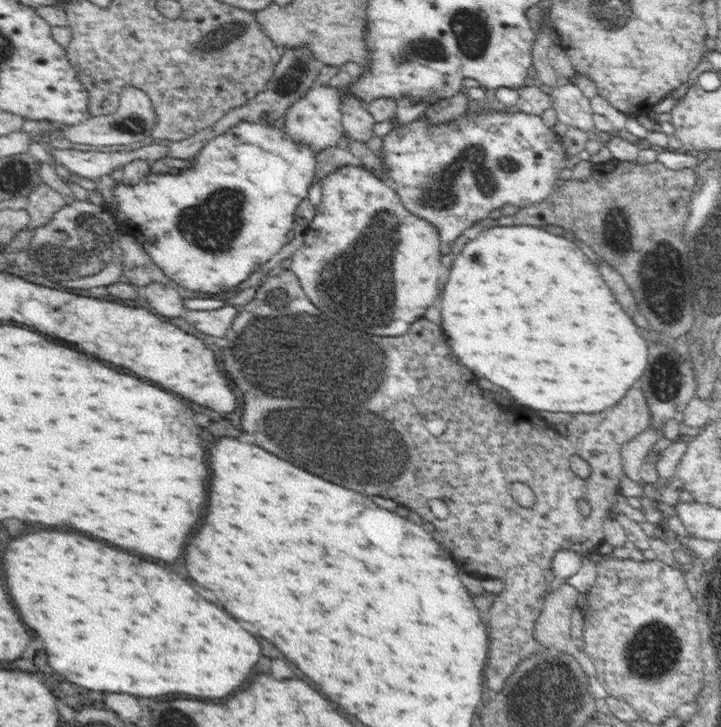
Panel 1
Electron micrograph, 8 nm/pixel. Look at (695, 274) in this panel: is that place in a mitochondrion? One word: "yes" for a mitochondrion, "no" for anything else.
yes

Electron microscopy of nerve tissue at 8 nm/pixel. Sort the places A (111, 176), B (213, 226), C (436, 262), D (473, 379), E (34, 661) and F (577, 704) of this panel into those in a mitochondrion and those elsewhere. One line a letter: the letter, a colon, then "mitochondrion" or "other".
A: other
B: mitochondrion
C: other
D: other
E: other
F: mitochondrion

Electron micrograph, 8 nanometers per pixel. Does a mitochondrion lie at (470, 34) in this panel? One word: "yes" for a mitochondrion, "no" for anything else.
yes

